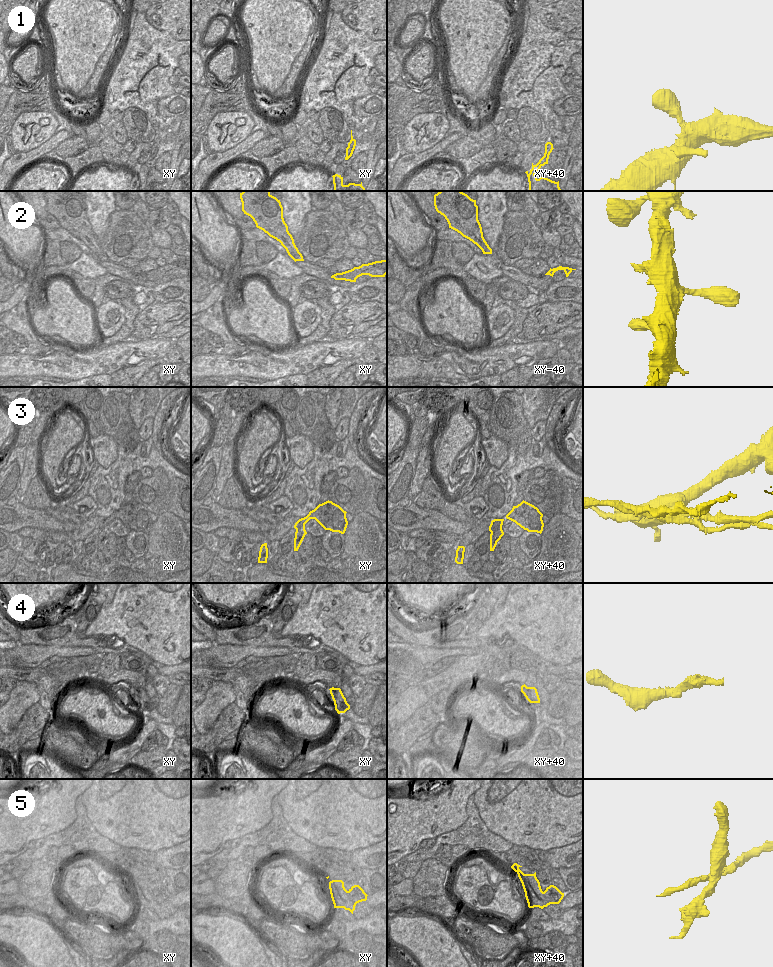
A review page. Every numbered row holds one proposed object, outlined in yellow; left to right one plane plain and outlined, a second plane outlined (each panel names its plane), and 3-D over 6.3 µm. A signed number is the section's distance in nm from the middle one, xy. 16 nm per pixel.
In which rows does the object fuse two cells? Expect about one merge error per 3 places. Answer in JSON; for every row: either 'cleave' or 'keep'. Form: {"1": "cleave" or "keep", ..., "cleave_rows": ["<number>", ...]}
{"1": "keep", "2": "keep", "3": "cleave", "4": "keep", "5": "cleave", "cleave_rows": ["3", "5"]}

